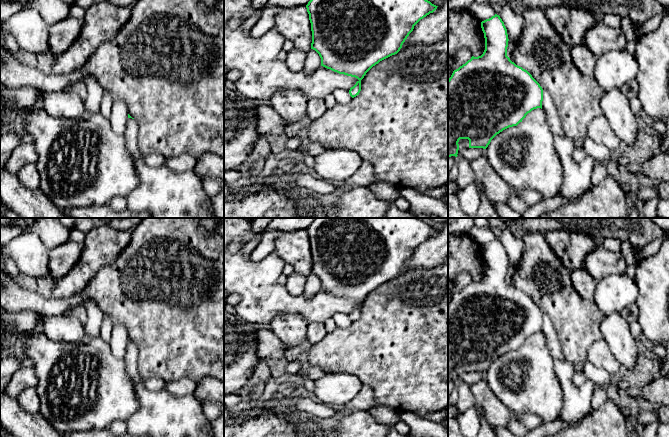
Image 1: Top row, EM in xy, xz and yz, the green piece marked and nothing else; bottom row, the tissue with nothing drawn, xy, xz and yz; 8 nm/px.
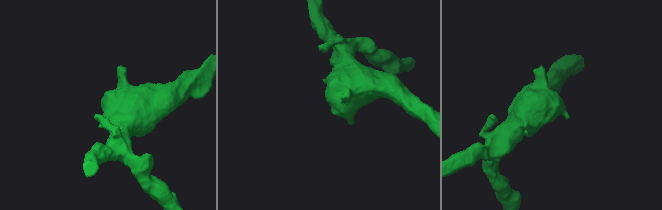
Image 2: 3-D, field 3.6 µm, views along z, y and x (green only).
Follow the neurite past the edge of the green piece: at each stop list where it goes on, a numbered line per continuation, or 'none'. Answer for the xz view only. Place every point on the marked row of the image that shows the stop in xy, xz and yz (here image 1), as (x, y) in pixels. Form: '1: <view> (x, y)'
none

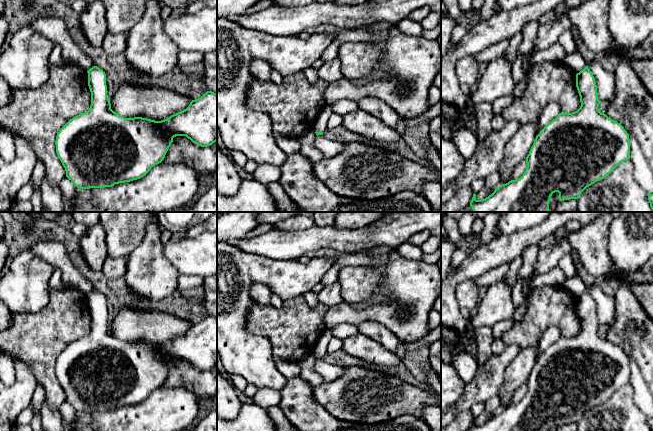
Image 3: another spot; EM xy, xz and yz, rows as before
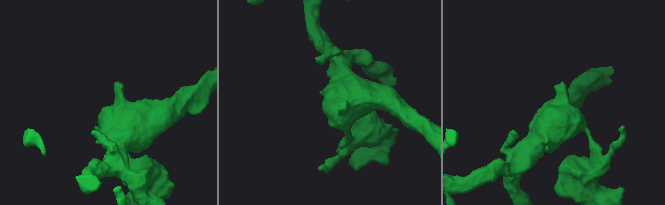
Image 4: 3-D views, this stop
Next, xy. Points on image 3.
none

